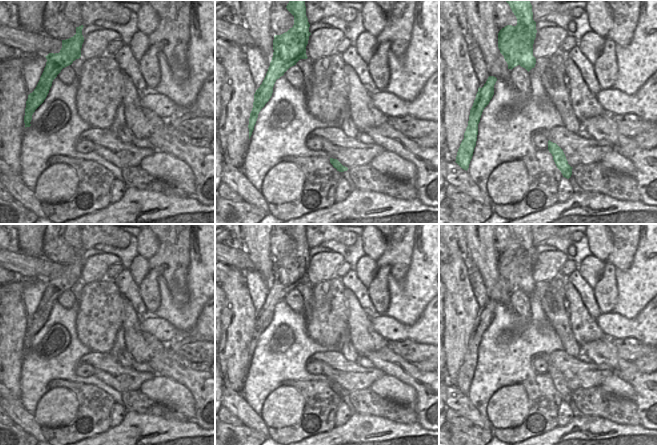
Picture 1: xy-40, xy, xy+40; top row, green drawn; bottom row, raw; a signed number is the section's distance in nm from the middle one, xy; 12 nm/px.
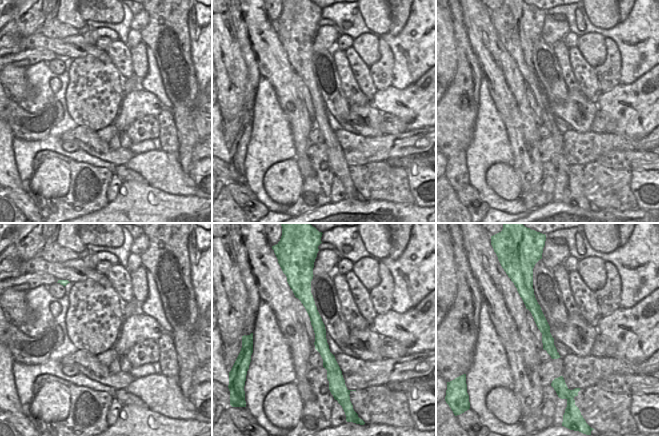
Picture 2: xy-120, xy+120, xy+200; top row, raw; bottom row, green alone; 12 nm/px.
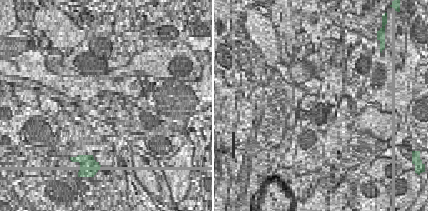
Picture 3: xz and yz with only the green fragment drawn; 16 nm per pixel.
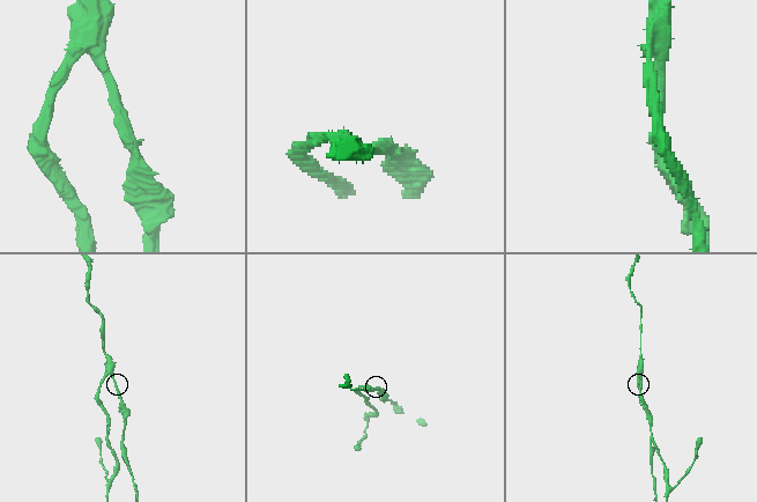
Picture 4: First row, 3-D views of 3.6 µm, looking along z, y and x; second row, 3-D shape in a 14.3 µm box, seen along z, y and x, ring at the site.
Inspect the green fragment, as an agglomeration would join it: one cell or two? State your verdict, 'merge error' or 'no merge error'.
merge error

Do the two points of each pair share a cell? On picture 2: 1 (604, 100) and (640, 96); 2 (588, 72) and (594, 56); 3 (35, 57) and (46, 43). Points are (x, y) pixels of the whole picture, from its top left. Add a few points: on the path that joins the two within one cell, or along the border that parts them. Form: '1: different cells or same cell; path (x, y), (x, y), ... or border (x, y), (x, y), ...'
1: same cell; path (613, 100), (631, 99)
2: different cells; border (577, 46), (583, 58), (593, 68)
3: different cells; border (23, 49), (49, 49), (58, 55)

